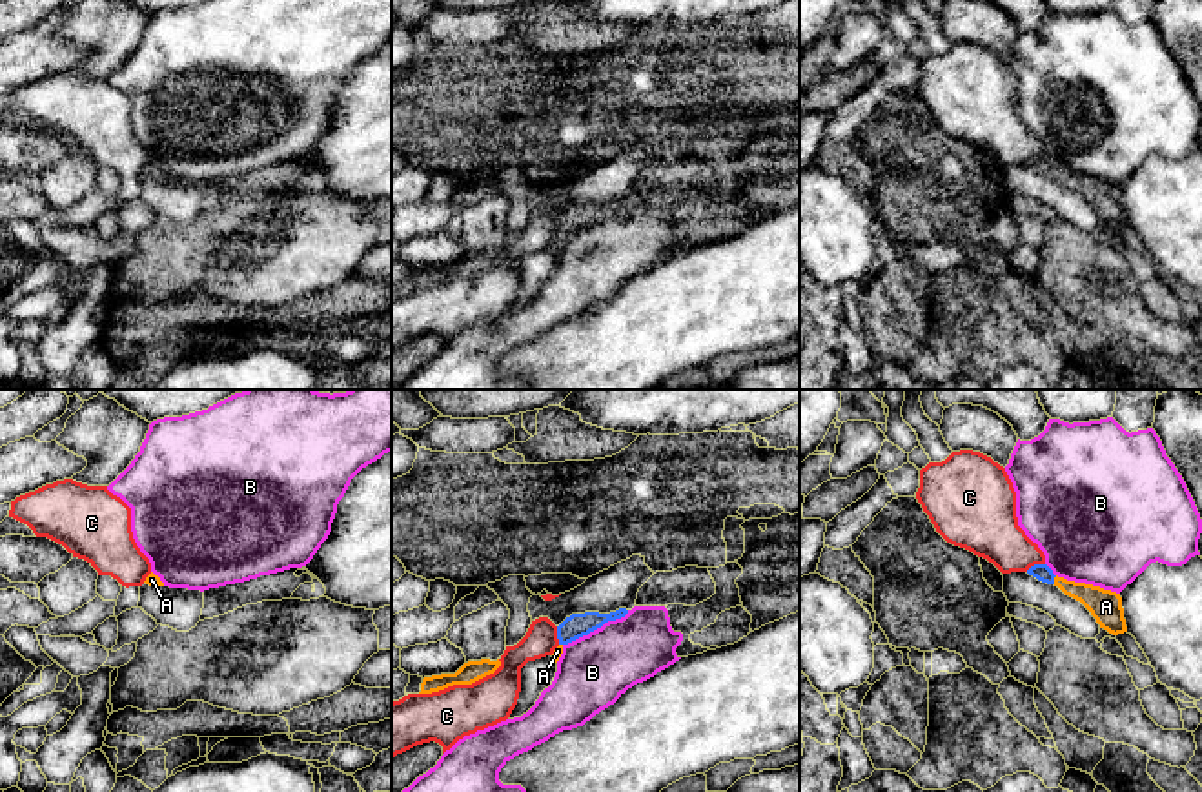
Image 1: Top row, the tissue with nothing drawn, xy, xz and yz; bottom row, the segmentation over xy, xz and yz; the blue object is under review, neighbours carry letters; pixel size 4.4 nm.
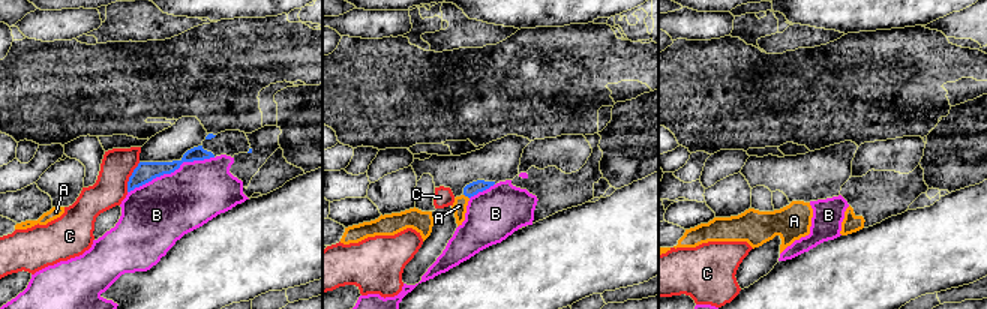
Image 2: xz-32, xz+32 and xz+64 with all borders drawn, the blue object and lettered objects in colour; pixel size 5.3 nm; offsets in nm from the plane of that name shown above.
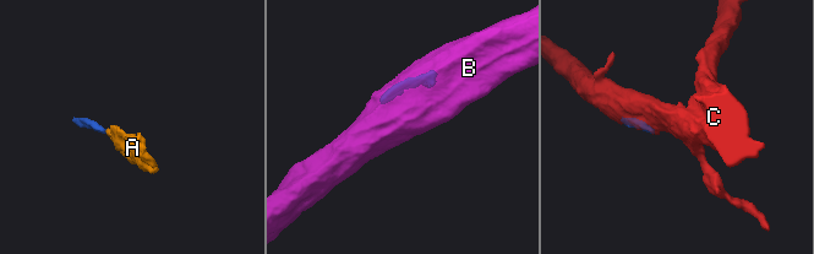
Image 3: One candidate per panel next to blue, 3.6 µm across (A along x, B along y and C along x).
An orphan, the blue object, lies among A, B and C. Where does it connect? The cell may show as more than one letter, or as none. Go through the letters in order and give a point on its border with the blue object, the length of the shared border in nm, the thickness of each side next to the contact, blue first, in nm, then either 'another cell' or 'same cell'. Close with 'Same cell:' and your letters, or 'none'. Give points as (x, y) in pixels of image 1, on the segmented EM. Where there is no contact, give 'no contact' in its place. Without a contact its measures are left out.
A: contact yz (1053, 579); length 40 nm; calibres 80 and 130 nm; same cell
B: contact xz (596, 629); length 340 nm; calibres 110 and 320 nm; another cell
C: contact yz (1035, 565); length 90 nm; calibres 80 and 240 nm; another cell
Same cell: A

